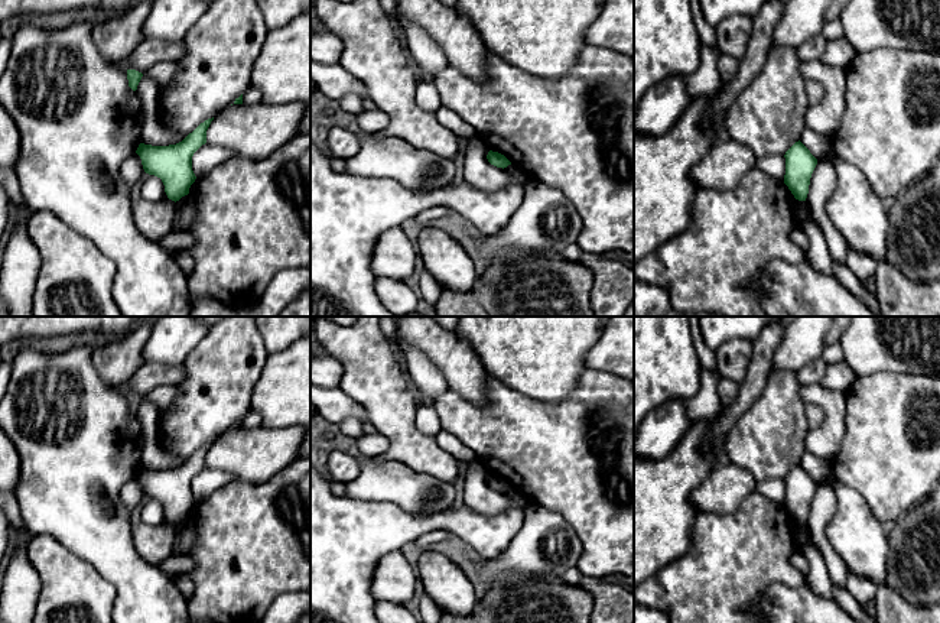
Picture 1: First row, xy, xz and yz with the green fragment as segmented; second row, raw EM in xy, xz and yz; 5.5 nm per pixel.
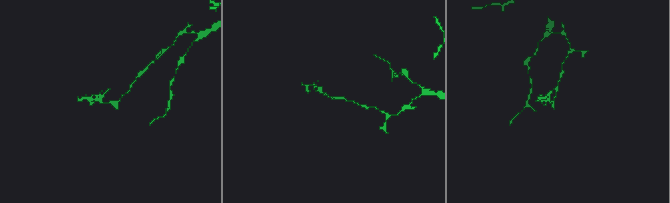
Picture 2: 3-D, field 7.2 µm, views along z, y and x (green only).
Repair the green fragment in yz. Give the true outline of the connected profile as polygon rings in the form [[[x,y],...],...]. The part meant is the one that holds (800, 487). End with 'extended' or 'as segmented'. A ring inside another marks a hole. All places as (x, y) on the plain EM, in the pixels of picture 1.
[[[798,464],[784,478],[785,499],[784,507],[798,525],[806,525],[811,497],[817,489],[817,483]]]; as segmented

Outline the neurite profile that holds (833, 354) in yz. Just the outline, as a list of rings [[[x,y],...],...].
[[[840,341],[826,345],[823,358],[829,366],[845,361]]]

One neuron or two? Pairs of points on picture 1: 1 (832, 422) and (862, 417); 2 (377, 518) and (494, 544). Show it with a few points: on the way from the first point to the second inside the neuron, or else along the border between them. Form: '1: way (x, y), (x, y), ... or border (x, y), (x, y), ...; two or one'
1: border (846, 392), (845, 438), (836, 453); two
2: way (406, 522), (465, 523); one

